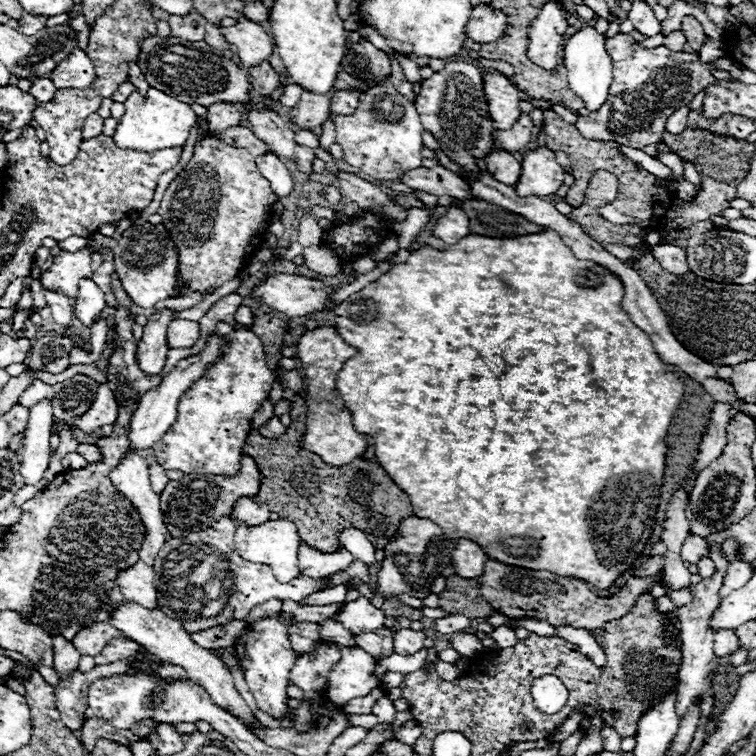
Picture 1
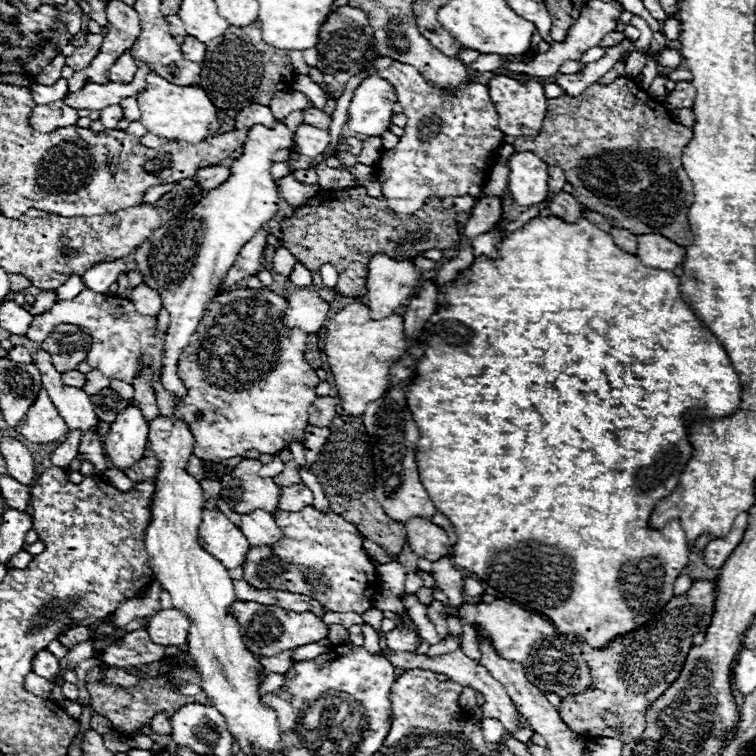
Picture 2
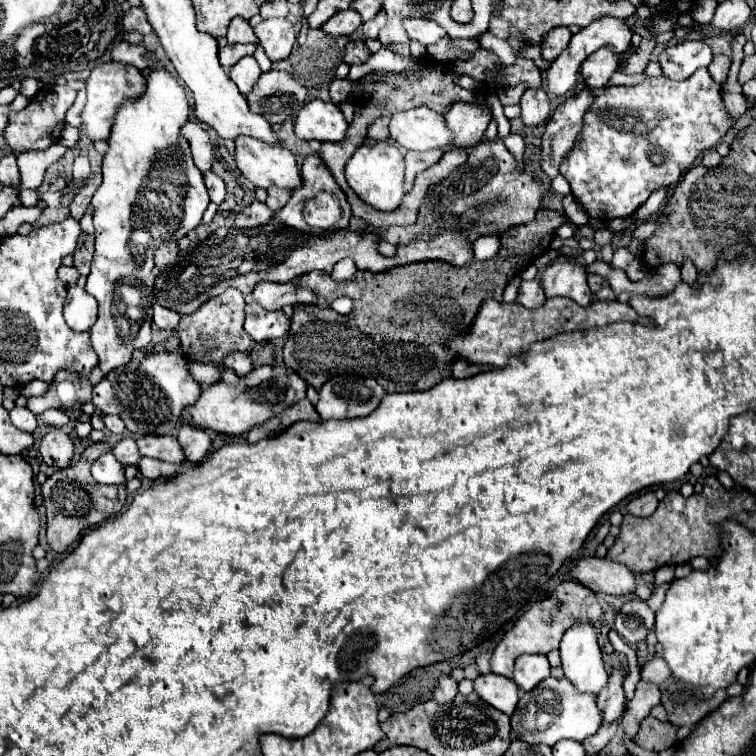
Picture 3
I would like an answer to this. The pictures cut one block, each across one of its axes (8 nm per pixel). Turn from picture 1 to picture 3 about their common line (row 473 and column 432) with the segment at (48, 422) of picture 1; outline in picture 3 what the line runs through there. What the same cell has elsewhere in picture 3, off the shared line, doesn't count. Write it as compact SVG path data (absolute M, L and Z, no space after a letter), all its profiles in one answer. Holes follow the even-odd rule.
M410 18L404 22L404 28L412 40L418 40L424 46L436 44L440 38L448 36L440 24L436 24L434 20L424 20L424 18Z

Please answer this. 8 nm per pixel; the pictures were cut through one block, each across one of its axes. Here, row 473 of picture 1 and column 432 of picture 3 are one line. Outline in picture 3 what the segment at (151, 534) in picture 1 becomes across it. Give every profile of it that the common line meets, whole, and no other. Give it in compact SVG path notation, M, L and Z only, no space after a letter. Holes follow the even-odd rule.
M426 106L394 112L390 118L390 138L406 150L430 150L448 146L452 134L444 118Z

